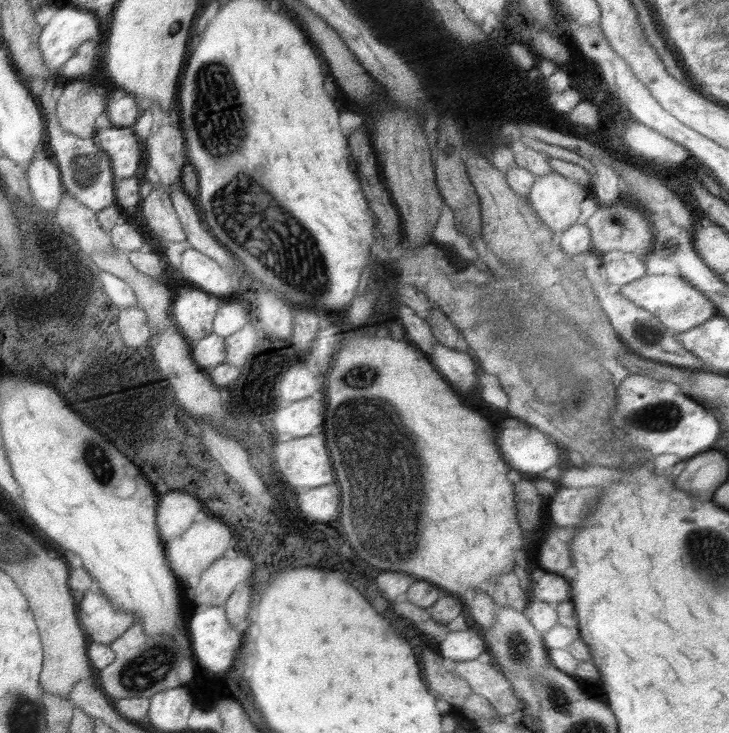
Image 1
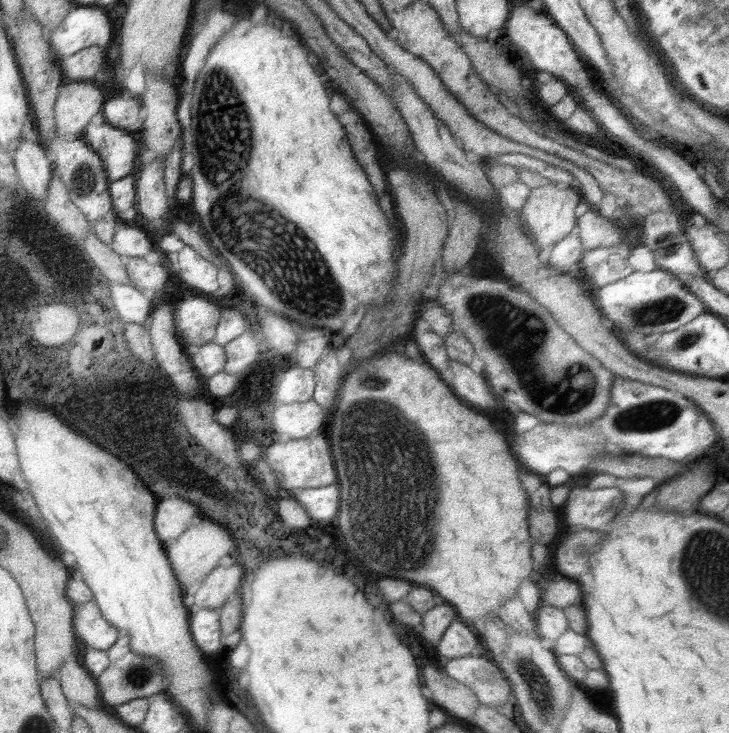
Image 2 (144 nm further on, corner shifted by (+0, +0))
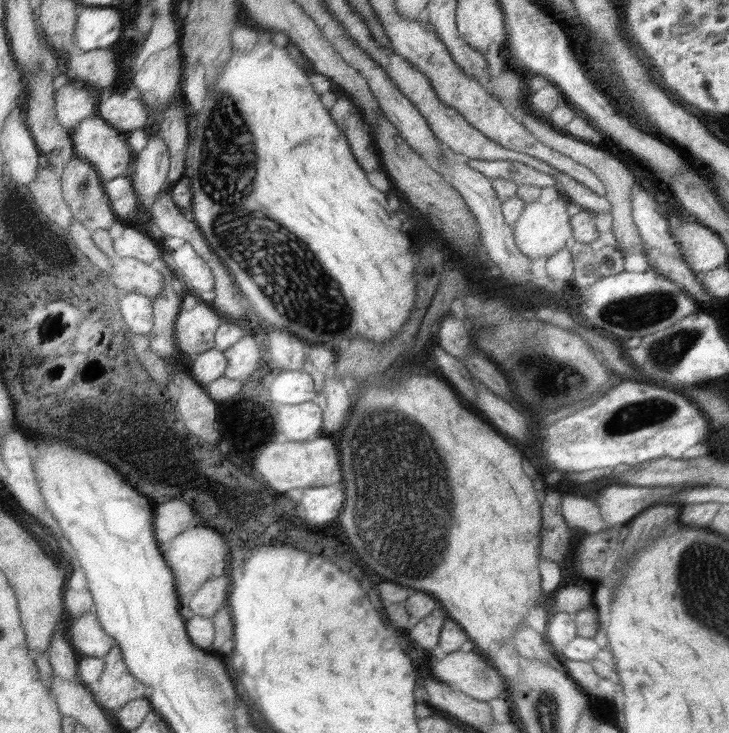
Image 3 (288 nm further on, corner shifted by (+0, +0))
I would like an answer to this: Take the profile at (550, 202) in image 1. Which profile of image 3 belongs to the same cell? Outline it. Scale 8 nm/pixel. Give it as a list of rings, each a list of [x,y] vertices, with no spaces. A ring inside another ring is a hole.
[[[559,194],[557,200],[551,200],[547,204],[541,204],[537,200],[527,202],[527,206],[523,208],[521,216],[517,218],[517,222],[513,226],[515,246],[521,250],[521,254],[525,254],[527,258],[539,258],[539,256],[549,258],[555,252],[559,252],[561,248],[565,248],[567,240],[573,238],[569,216],[567,216],[567,206],[569,206],[569,198],[563,194]]]

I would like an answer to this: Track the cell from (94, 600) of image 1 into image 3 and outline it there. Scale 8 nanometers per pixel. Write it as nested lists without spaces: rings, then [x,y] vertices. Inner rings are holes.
[[[93,610],[83,612],[83,616],[79,616],[69,626],[69,640],[77,652],[93,658],[103,658],[117,644],[117,640],[113,640],[113,636],[101,628],[99,618]]]

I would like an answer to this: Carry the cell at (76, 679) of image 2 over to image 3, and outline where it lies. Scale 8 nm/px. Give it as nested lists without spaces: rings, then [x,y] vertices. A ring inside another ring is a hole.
[[[63,630],[55,632],[51,644],[49,644],[49,662],[53,666],[53,672],[55,672],[55,678],[61,680],[61,682],[67,682],[67,684],[81,684],[79,680],[79,668],[77,668],[77,660],[75,660],[75,654],[71,650],[71,646],[67,644],[65,640],[67,636],[63,634]]]

